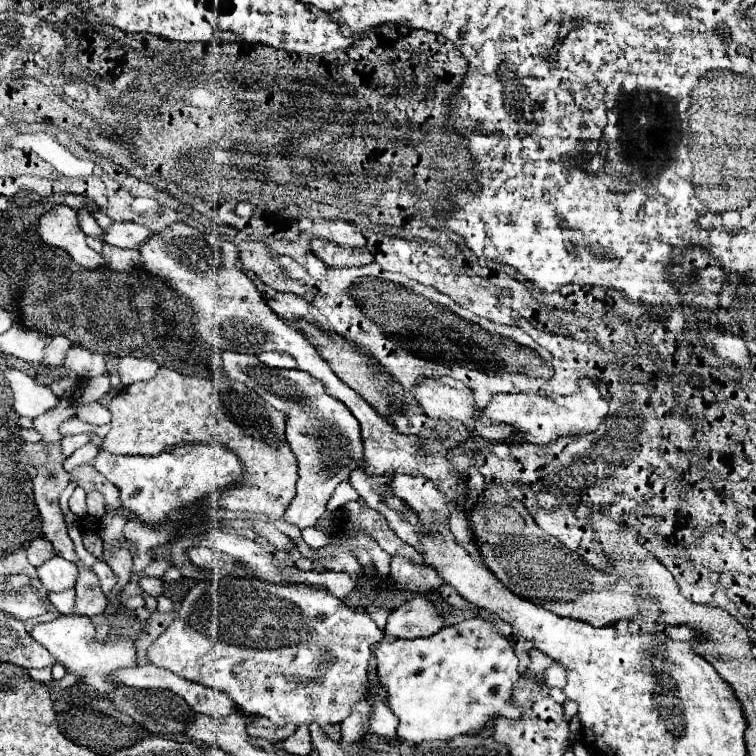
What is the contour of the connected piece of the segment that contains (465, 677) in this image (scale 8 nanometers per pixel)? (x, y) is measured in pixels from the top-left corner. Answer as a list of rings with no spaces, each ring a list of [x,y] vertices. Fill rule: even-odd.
[[[474,617],[452,627],[442,627],[436,635],[380,641],[376,649],[378,675],[386,685],[388,705],[400,719],[398,737],[408,745],[422,745],[434,741],[450,741],[456,735],[476,735],[494,719],[506,717],[512,721],[522,719],[522,711],[512,701],[514,685],[518,683],[518,657],[512,643],[488,619]]]

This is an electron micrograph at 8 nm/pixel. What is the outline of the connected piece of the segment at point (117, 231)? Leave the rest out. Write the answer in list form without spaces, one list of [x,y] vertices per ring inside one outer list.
[[[120,221],[112,223],[108,229],[102,229],[102,241],[112,245],[120,243],[120,247],[138,249],[140,243],[144,243],[150,237],[150,229],[132,221]]]

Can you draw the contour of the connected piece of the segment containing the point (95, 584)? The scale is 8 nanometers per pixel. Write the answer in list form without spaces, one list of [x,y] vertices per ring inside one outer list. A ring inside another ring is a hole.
[[[80,565],[80,575],[76,583],[76,615],[98,615],[106,607],[106,595],[100,589],[98,575],[90,569]]]

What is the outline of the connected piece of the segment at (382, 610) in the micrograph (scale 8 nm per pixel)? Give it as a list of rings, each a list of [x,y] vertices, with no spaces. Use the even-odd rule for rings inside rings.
[[[368,605],[368,615],[376,621],[376,625],[378,625],[380,629],[384,629],[388,613],[390,613],[390,609],[384,607],[384,605]]]

